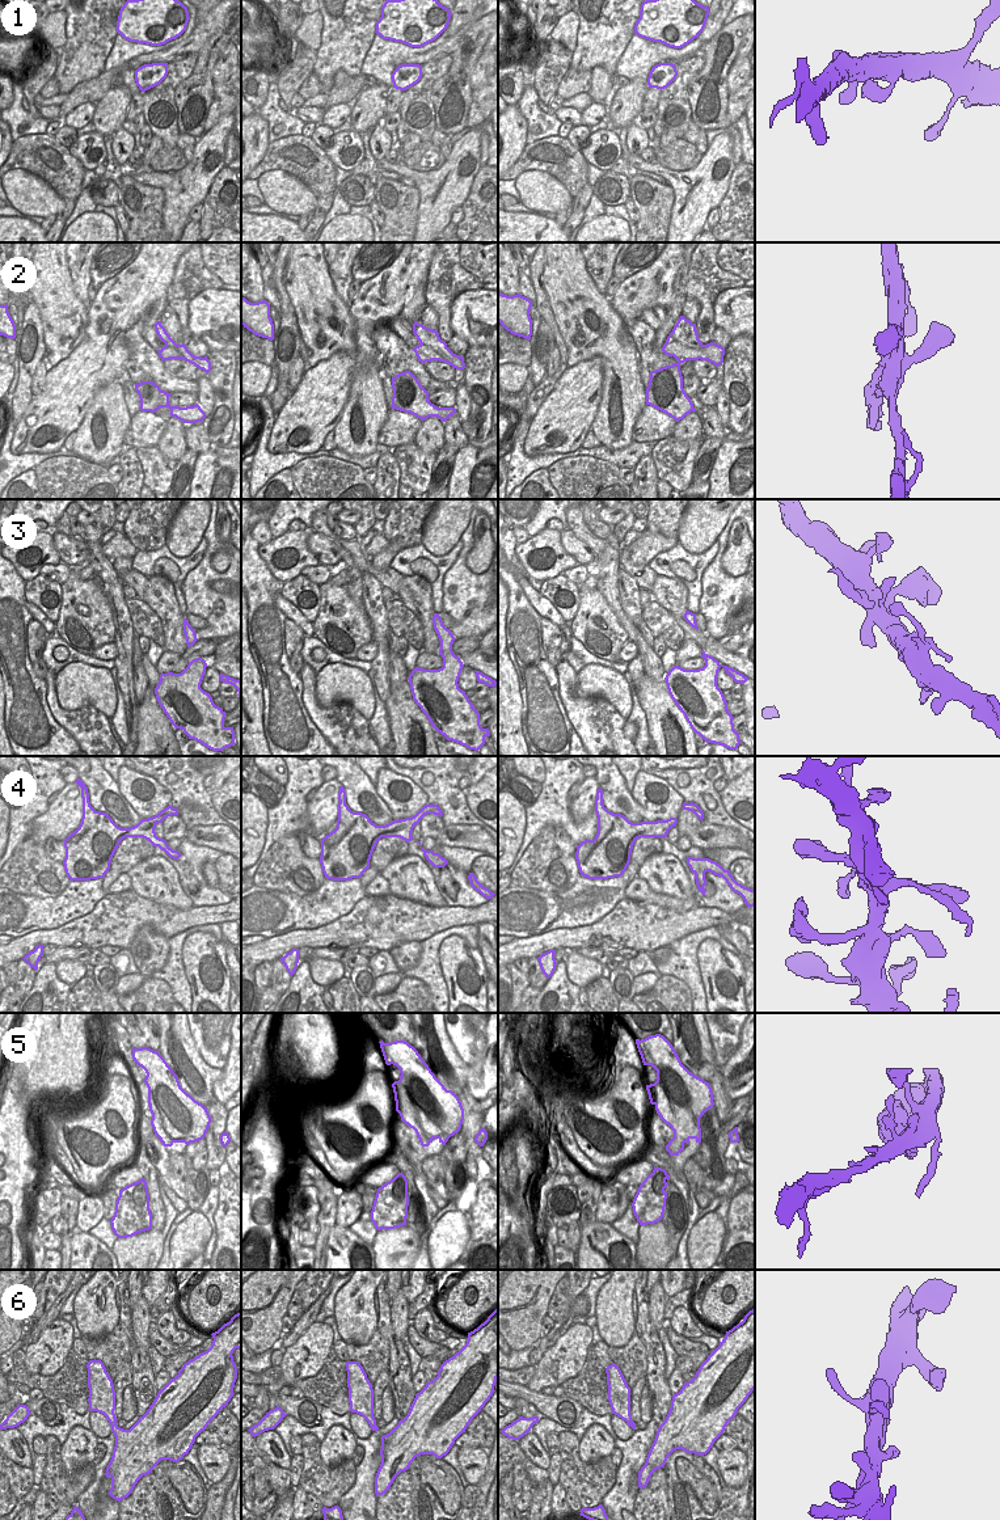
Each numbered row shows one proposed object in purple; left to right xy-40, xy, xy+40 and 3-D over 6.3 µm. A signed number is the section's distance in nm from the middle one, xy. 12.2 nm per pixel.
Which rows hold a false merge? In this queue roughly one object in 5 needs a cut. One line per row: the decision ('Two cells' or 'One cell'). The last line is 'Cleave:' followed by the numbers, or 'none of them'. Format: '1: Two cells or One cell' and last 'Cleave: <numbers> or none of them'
1: One cell
2: One cell
3: One cell
4: One cell
5: Two cells
6: One cell
Cleave: 5.

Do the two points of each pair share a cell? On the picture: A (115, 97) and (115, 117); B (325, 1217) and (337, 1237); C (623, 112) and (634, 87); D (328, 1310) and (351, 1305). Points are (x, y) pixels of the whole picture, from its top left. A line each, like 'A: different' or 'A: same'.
A: same
B: different
C: same
D: different

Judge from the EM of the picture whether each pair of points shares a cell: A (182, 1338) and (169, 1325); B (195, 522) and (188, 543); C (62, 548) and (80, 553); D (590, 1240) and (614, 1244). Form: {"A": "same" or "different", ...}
{"A": "same", "B": "same", "C": "same", "D": "same"}

